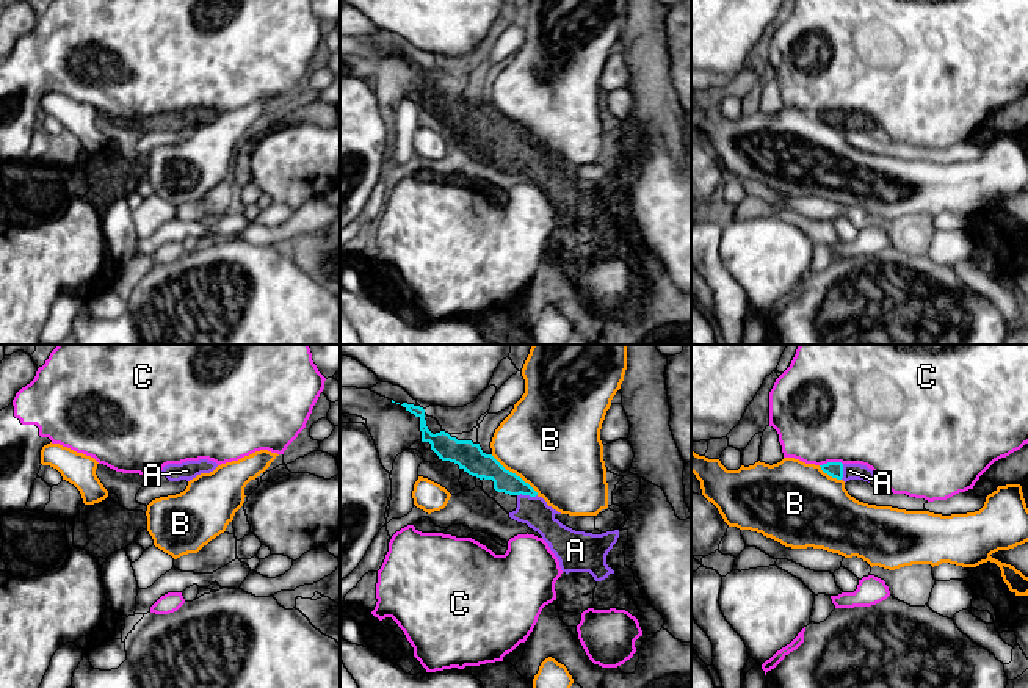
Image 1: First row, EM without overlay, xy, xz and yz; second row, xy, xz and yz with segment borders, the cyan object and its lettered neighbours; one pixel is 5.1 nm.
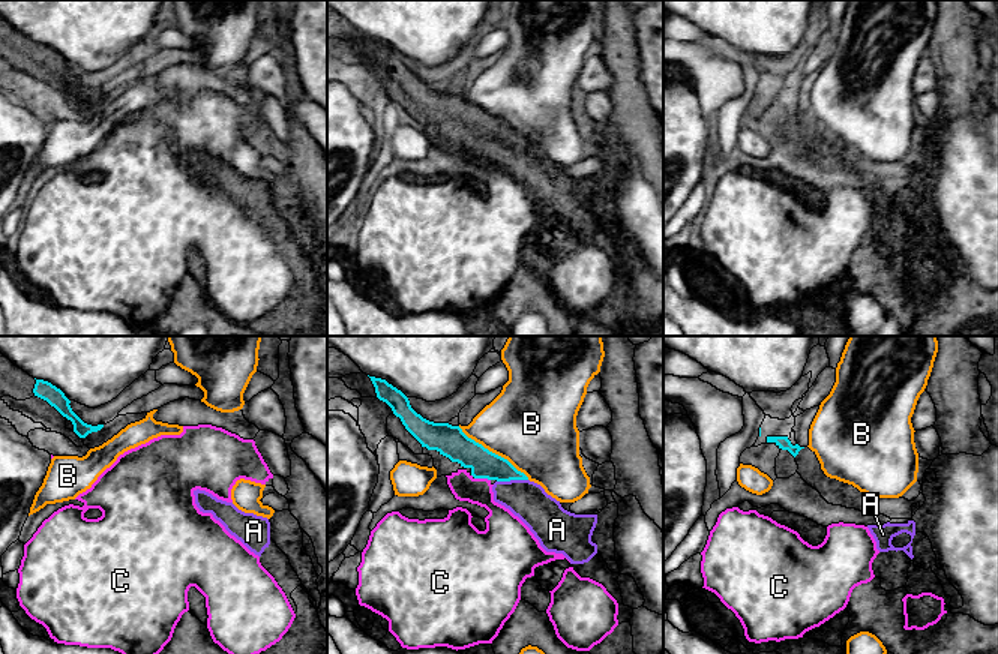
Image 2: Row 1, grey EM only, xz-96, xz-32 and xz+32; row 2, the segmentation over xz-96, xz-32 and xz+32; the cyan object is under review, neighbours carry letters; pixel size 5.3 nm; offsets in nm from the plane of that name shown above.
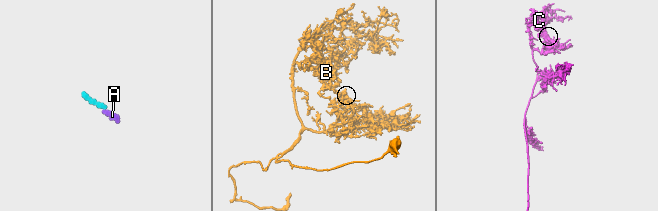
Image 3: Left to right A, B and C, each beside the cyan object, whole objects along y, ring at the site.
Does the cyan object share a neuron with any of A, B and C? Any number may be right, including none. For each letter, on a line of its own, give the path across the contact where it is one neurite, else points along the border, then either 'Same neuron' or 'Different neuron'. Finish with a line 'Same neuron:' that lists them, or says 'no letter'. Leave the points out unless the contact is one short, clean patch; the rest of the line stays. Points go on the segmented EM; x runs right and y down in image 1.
A: Path across: xz (488, 467), (527, 494), (527, 502), (533, 511). Same neuron
B: Different neuron
C: Boundary: yz (842, 463), (823, 463), (820, 466). Different neuron
Same neuron: A

